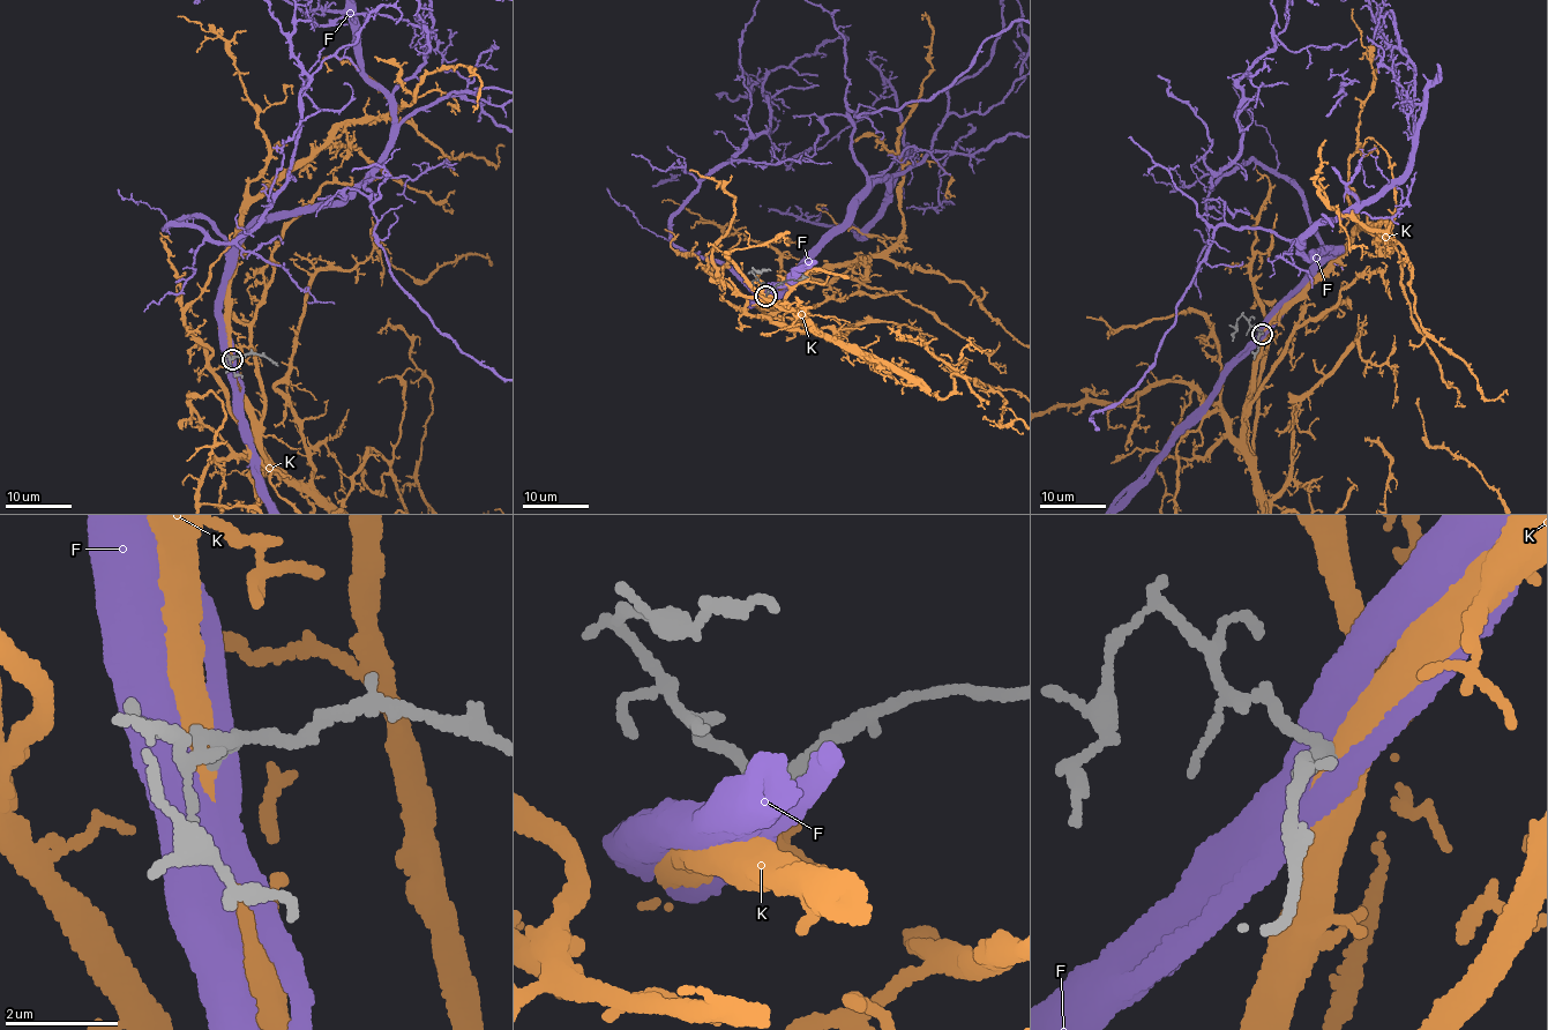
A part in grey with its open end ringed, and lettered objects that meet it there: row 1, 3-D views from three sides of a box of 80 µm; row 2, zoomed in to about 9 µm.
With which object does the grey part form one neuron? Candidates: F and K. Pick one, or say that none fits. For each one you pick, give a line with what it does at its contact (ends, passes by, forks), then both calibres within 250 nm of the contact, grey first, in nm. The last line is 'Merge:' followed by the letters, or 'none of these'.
K: it passes by; calibres 170 and 550 nm
Merge: K

